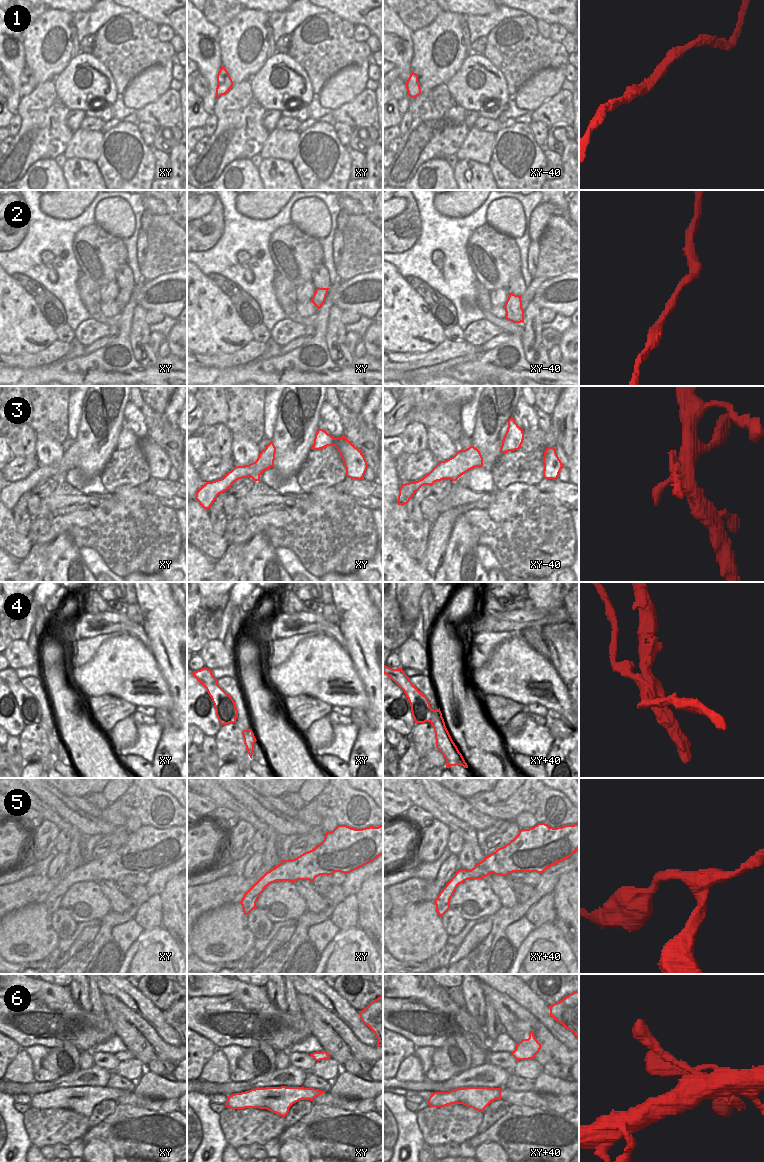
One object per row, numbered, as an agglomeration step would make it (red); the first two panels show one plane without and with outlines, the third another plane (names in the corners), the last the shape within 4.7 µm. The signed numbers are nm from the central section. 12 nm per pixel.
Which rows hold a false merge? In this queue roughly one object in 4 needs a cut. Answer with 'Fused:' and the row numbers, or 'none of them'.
Fused: 4

